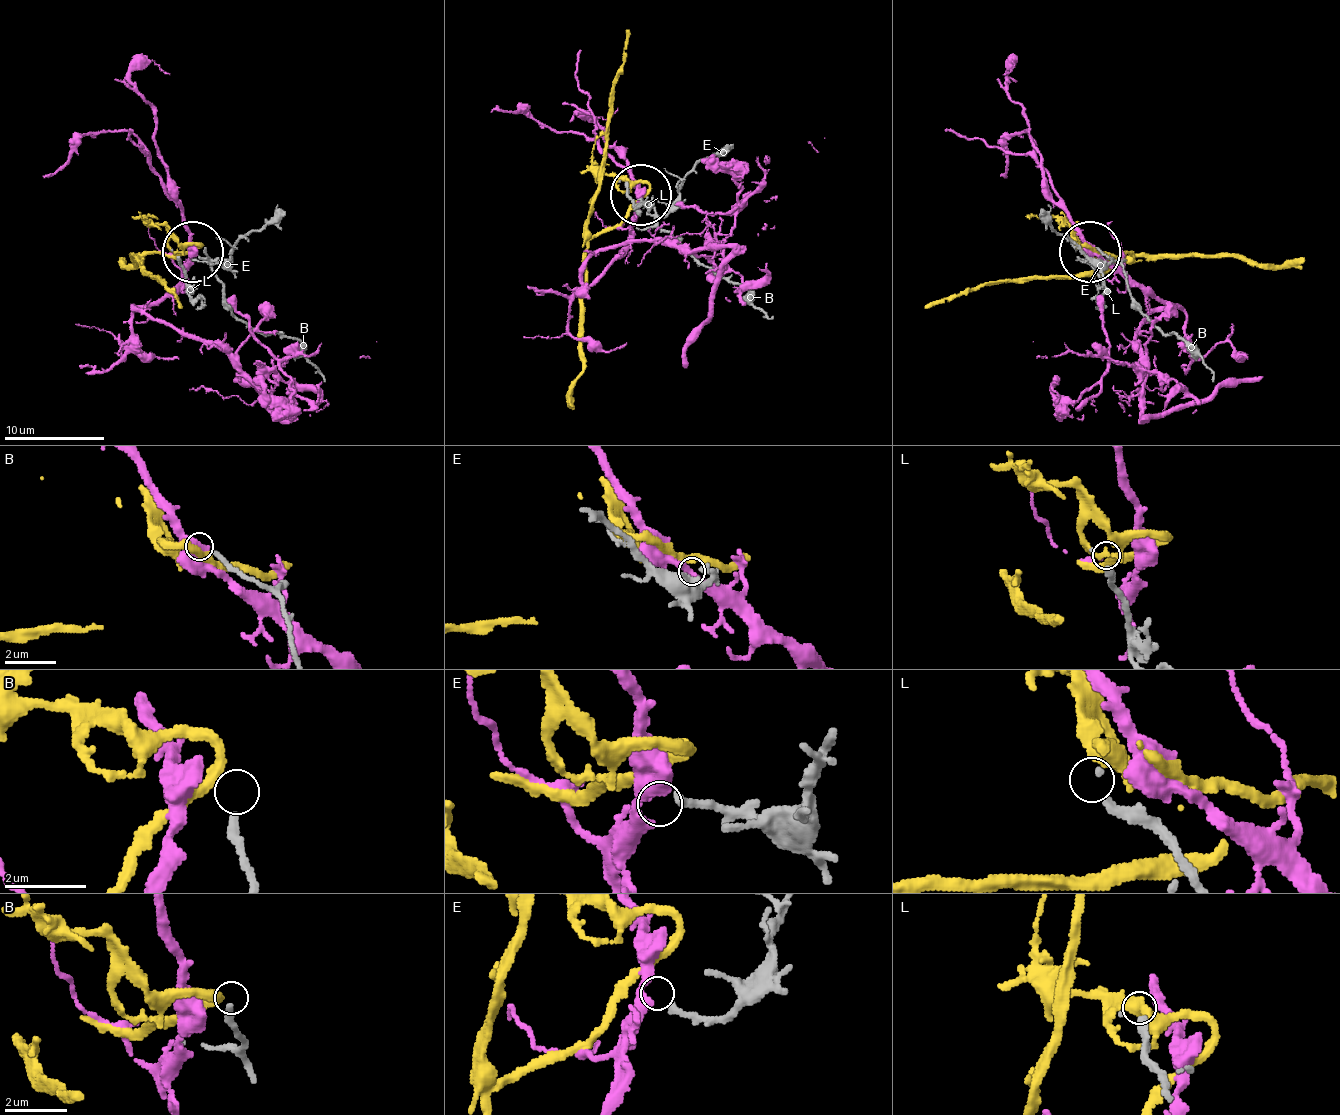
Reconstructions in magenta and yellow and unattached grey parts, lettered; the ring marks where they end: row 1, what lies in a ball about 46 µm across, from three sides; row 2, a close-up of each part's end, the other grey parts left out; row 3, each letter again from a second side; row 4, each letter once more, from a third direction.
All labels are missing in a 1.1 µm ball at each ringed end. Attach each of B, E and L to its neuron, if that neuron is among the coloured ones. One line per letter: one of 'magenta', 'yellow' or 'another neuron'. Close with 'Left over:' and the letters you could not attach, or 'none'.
B: another neuron
E: magenta
L: yellow
Left over: B

